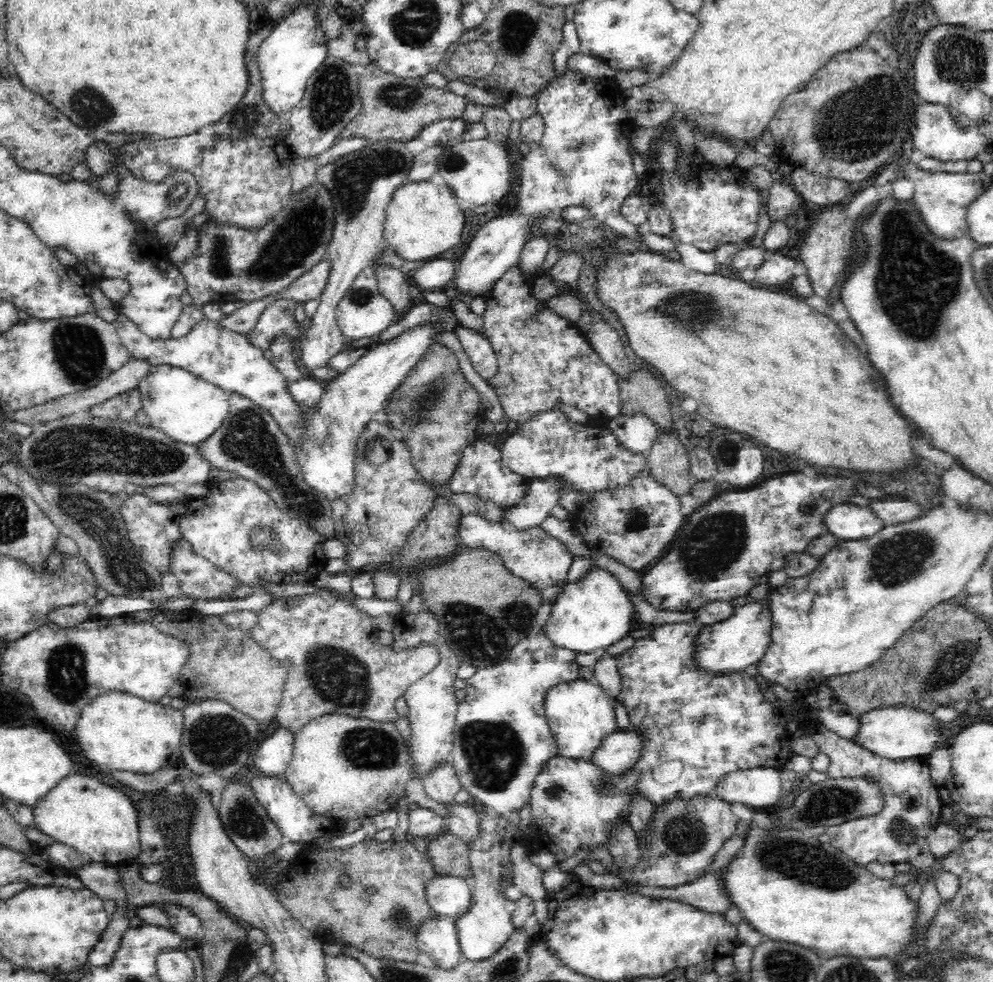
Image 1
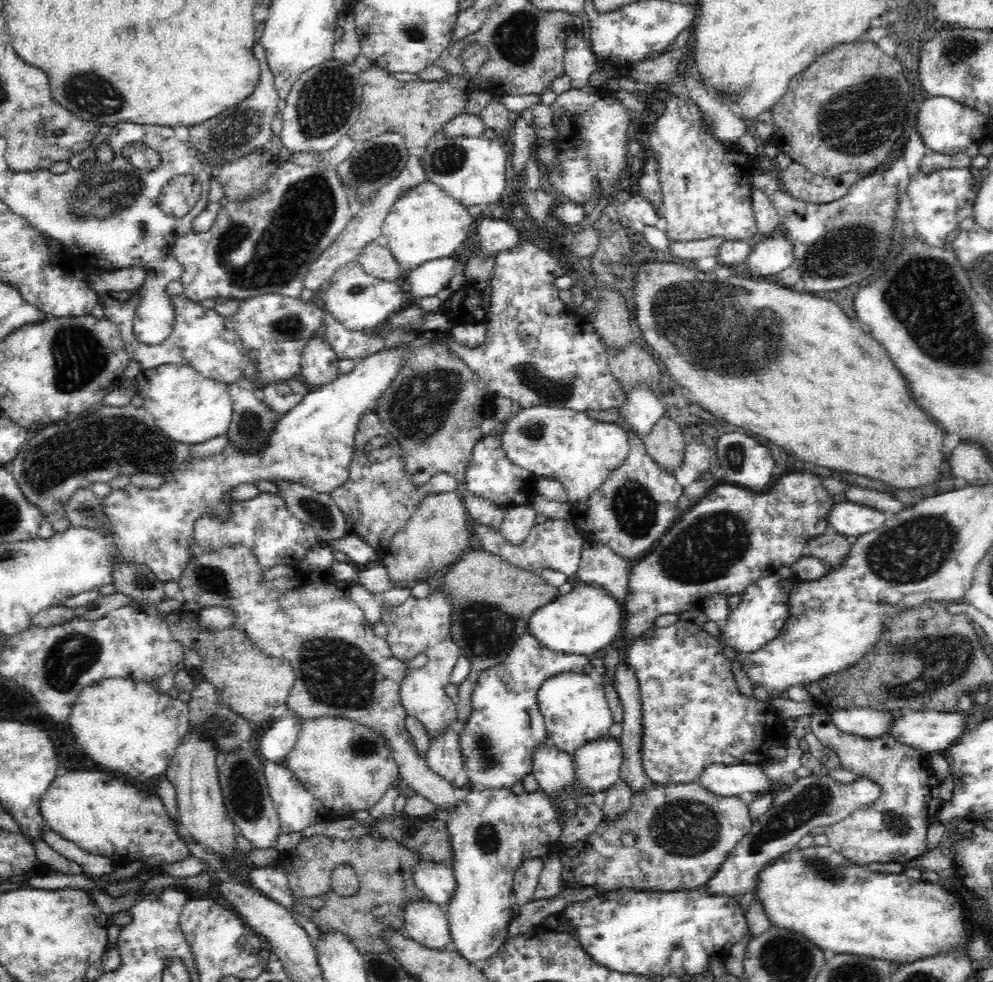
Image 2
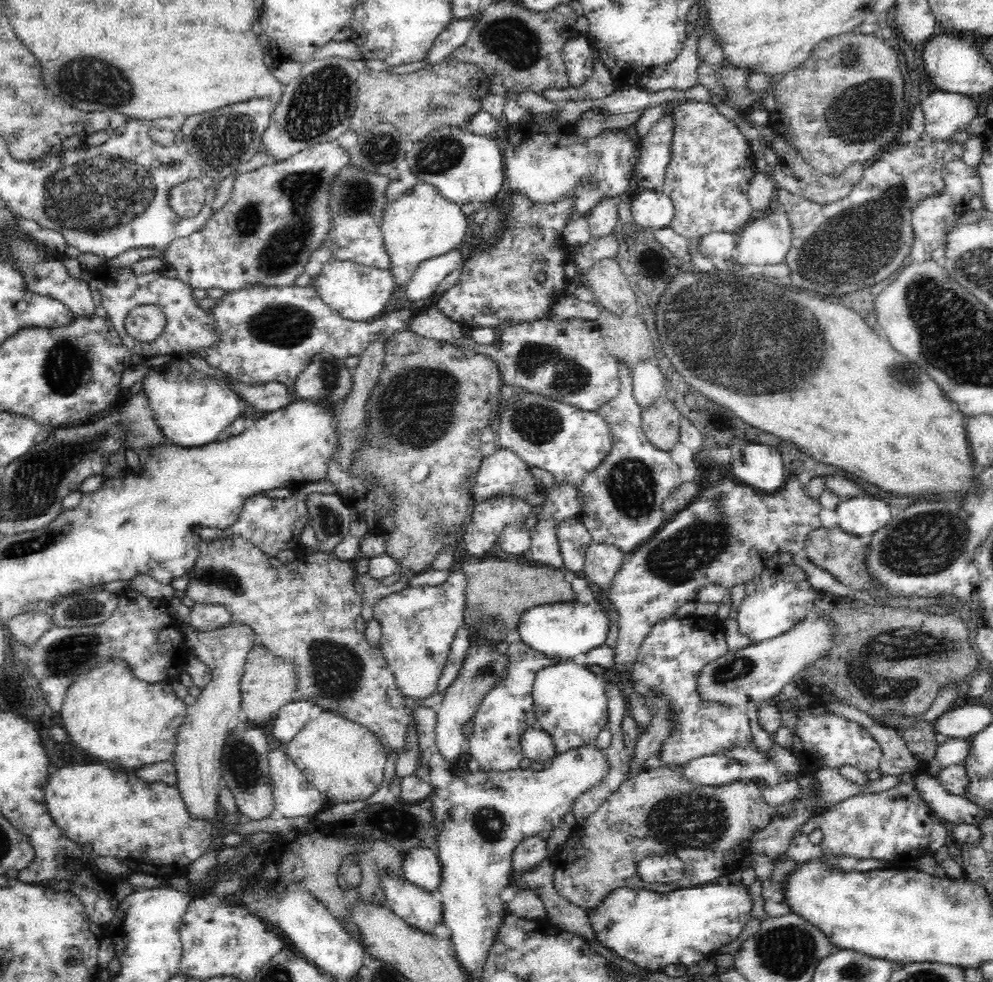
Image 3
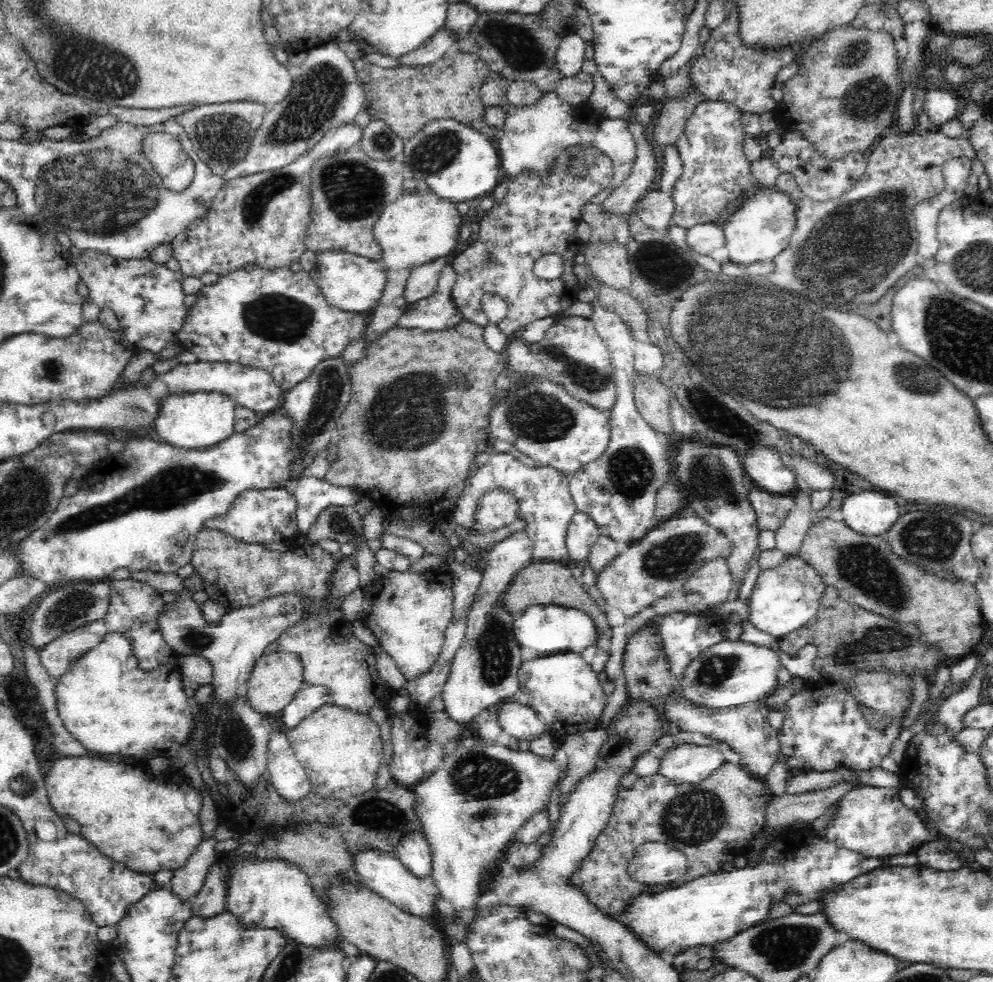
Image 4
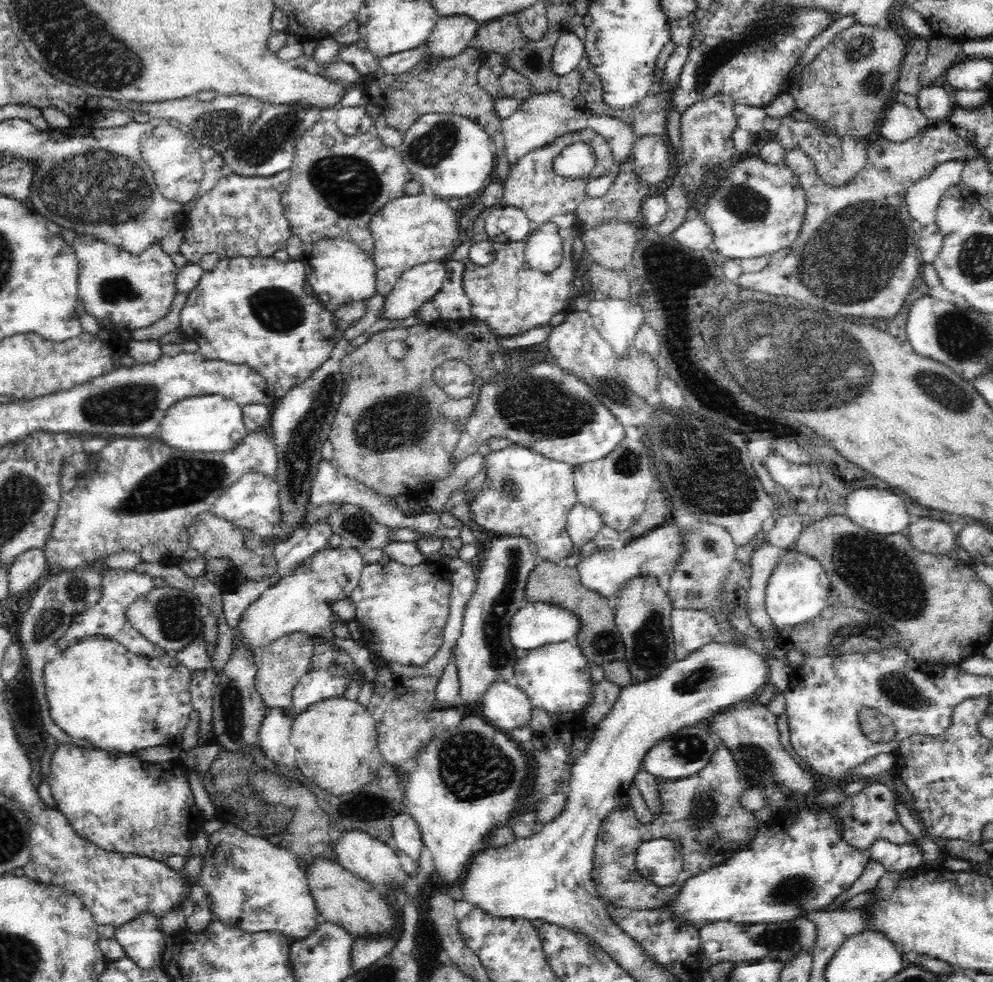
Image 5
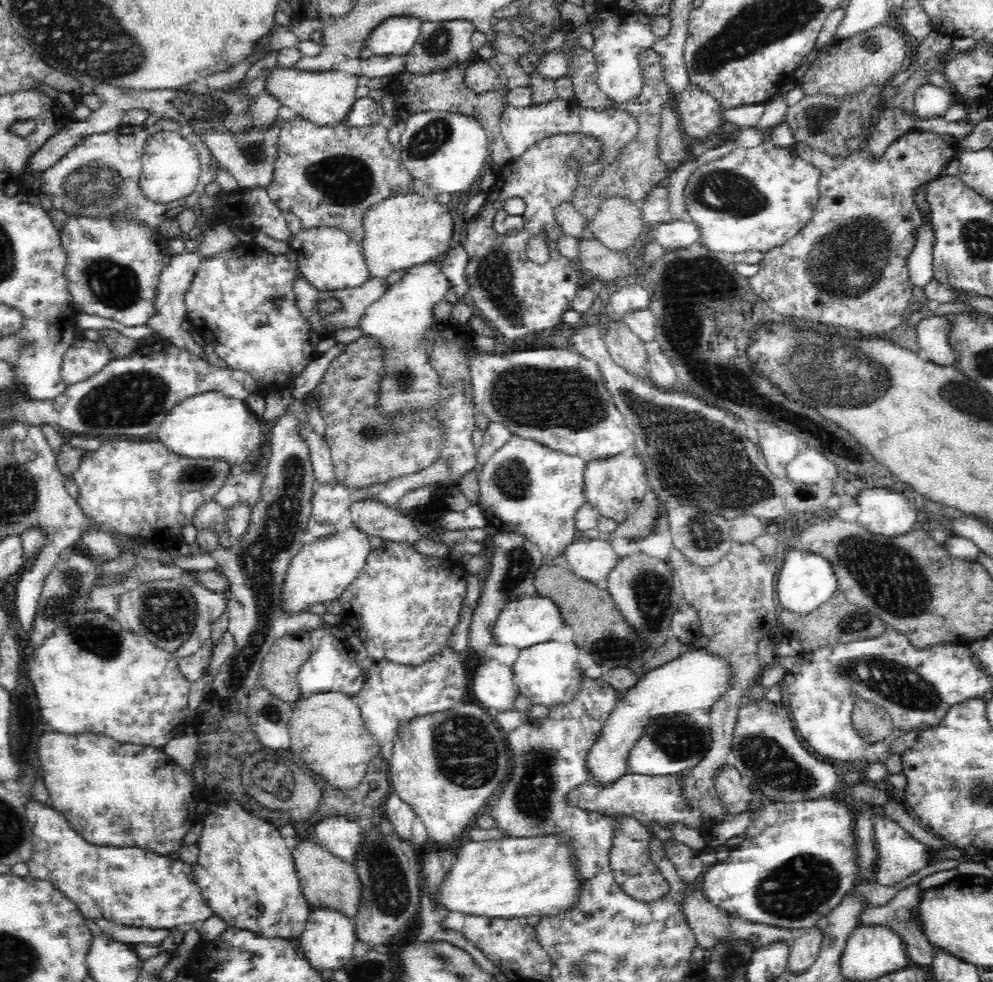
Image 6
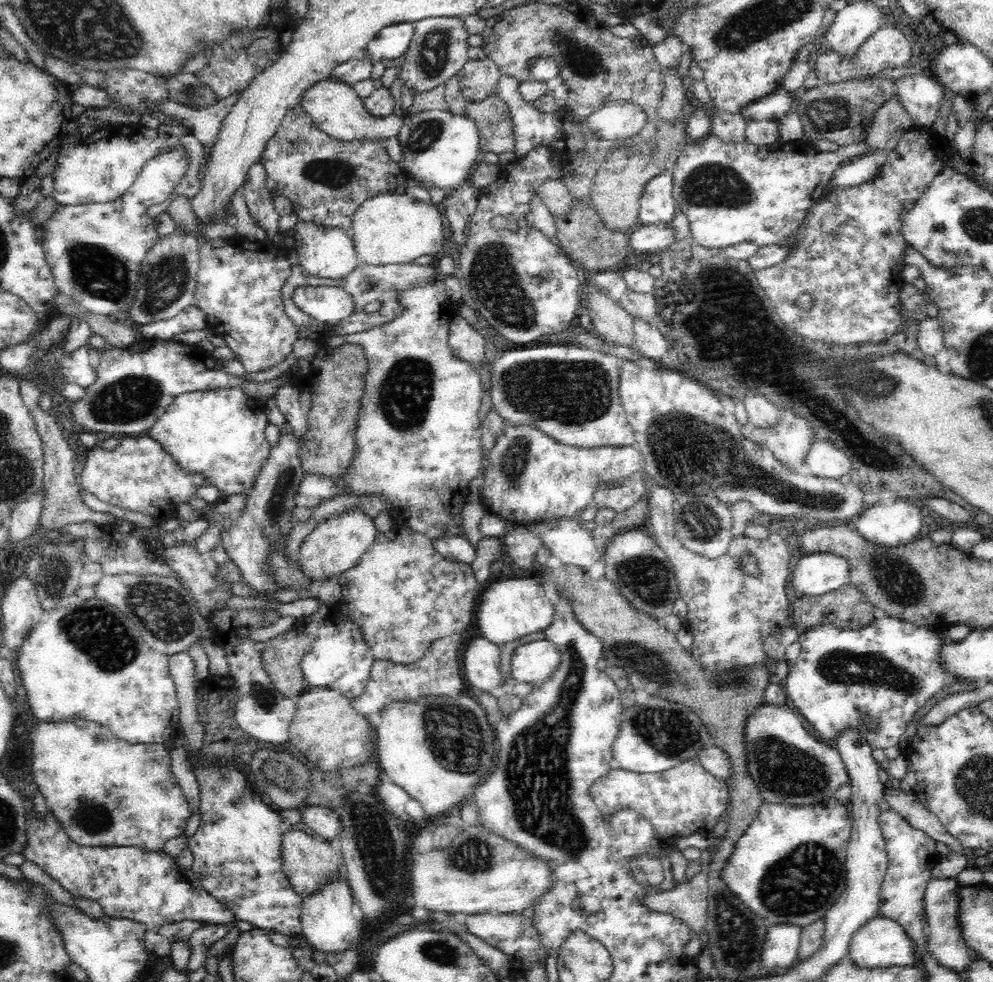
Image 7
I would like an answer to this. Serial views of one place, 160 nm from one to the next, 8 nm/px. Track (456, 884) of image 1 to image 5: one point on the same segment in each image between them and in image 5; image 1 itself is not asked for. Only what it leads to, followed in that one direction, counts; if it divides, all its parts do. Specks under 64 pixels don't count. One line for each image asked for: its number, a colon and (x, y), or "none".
2: (436, 881)
3: (421, 866)
4: (413, 851)
5: (406, 834)

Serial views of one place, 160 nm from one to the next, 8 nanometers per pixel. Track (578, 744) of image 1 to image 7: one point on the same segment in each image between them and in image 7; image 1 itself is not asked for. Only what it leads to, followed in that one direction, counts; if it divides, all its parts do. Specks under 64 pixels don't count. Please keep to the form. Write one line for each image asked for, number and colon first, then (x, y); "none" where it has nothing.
2: (574, 705)
3: (570, 702)
4: (562, 688)
5: (557, 678)
6: (547, 673)
7: (532, 660)

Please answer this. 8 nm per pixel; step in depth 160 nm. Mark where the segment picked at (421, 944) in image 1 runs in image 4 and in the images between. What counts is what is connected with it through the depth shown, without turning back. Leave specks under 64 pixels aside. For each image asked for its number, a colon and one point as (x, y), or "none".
2: (426, 923)
3: (424, 910)
4: (381, 872)

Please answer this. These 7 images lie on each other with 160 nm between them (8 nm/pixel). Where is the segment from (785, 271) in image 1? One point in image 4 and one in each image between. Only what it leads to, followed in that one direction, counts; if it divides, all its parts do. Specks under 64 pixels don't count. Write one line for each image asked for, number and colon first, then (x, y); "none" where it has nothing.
2: (773, 254)
3: (766, 241)
4: (763, 222)

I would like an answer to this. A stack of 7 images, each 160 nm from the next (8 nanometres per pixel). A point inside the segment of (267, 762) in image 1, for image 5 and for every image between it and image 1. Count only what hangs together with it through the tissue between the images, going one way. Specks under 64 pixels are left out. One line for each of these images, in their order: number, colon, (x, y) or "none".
2: (278, 740)
3: (293, 716)
4: (308, 699)
5: (316, 685)

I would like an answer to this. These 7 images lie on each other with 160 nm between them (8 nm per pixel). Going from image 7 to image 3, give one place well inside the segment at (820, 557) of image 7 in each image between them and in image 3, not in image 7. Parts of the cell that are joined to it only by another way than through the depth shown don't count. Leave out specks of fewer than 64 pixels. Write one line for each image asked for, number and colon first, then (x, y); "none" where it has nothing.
3: (779, 597)
4: (784, 598)
5: (798, 589)
6: (806, 580)

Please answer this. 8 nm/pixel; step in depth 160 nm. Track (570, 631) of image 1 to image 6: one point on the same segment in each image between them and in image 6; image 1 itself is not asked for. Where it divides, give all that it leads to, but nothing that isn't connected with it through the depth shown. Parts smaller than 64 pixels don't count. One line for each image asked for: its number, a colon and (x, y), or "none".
2: (586, 619)
3: (565, 629)
4: (548, 628)
5: (536, 624)
6: (531, 619)

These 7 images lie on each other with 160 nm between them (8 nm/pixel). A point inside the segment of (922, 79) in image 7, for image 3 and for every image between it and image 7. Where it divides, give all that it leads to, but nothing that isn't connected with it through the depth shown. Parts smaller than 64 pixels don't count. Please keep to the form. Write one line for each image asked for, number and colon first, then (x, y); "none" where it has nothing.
3: (945, 113)
4: (941, 106)
5: (936, 104)
6: (931, 101)

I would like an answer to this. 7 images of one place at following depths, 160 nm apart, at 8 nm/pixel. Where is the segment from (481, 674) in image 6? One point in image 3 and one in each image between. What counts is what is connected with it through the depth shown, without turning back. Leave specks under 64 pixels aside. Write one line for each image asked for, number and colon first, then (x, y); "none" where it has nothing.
3: (537, 744)
4: (517, 719)
5: (505, 706)

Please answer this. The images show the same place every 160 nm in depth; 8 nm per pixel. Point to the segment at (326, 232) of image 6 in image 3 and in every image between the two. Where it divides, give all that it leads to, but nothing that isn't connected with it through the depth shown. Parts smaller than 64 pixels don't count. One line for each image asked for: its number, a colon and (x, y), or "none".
3: (357, 292)
4: (349, 282)
5: (339, 271)

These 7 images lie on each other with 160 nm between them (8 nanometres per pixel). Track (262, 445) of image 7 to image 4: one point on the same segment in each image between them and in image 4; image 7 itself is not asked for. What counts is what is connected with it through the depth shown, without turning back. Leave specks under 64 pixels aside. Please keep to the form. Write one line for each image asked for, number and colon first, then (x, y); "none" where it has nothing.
4: (200, 420)
5: (211, 423)
6: (212, 425)

